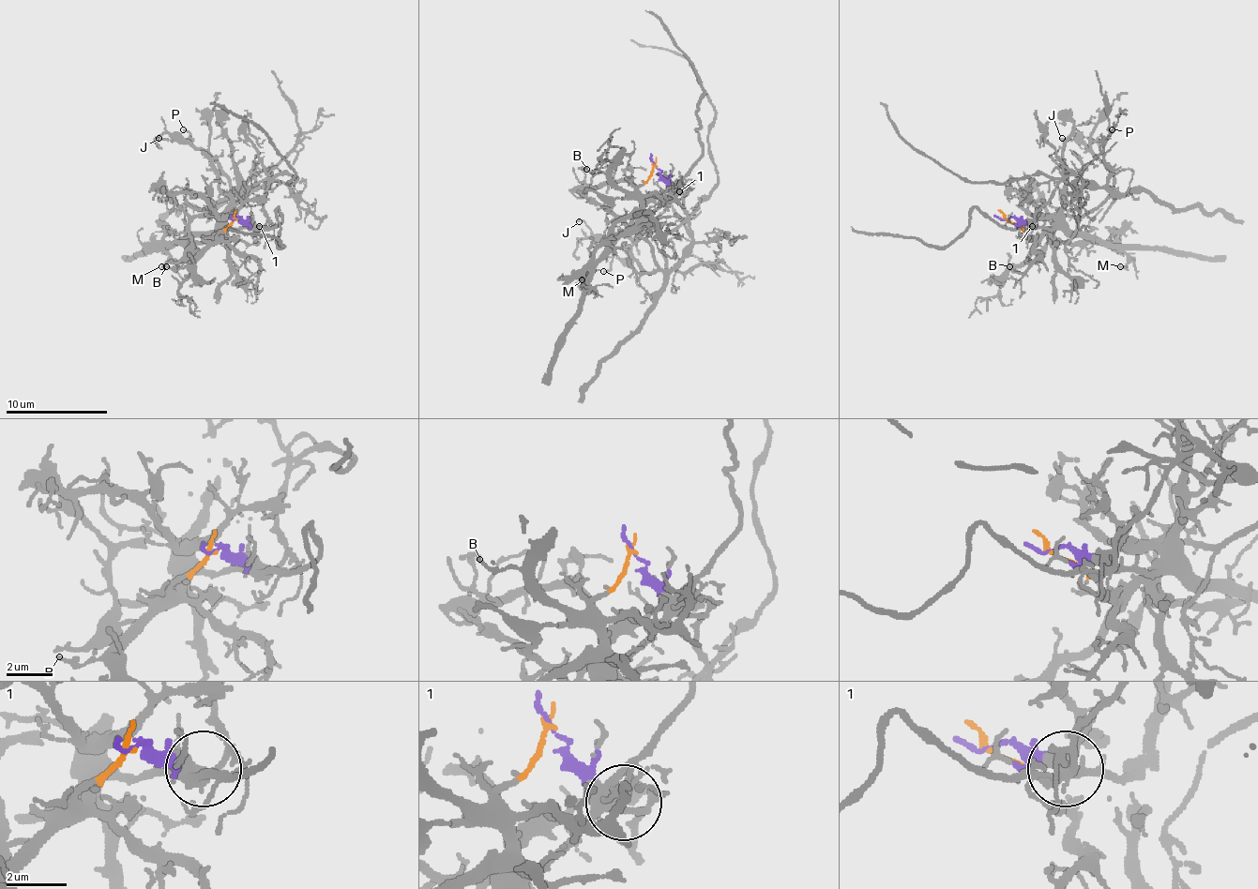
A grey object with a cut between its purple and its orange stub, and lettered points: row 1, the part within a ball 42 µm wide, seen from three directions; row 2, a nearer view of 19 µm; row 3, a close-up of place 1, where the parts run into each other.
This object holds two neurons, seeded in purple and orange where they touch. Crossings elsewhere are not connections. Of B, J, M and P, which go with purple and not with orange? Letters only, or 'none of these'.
J, P

